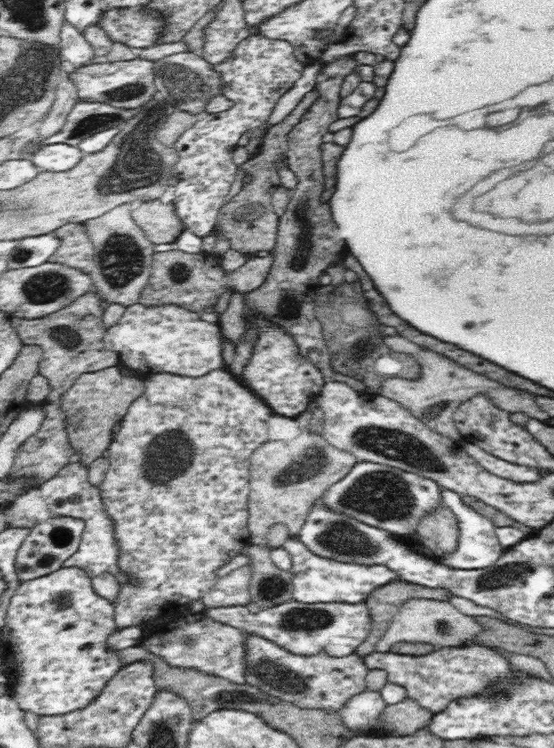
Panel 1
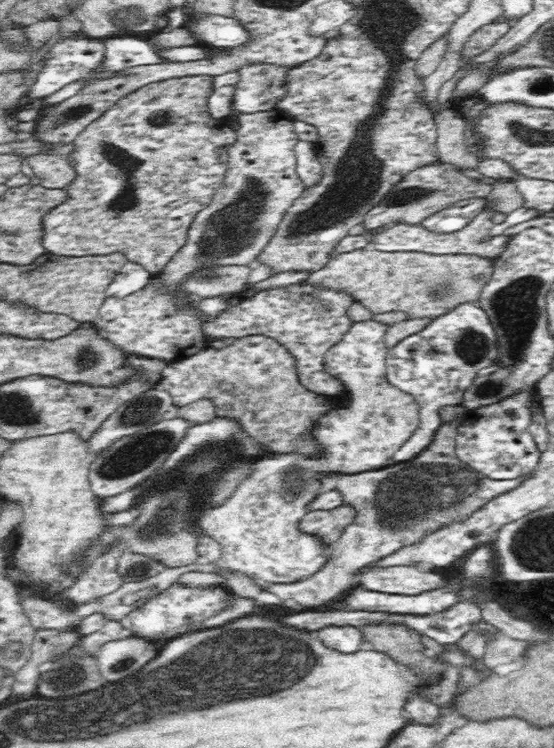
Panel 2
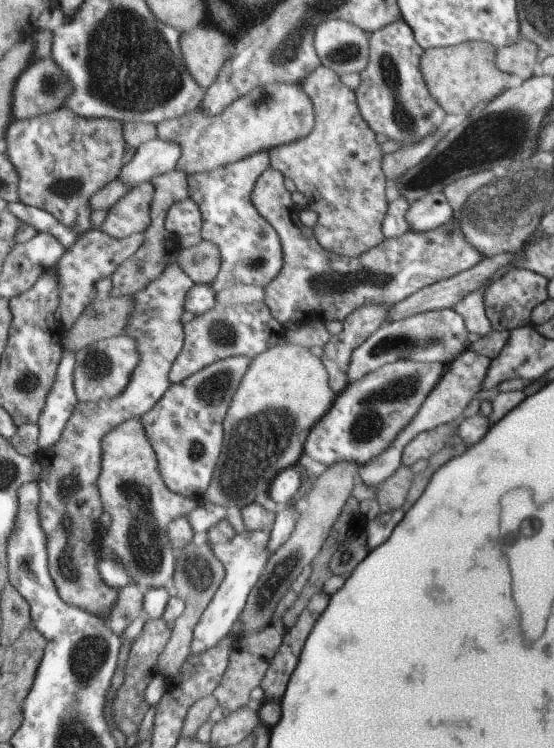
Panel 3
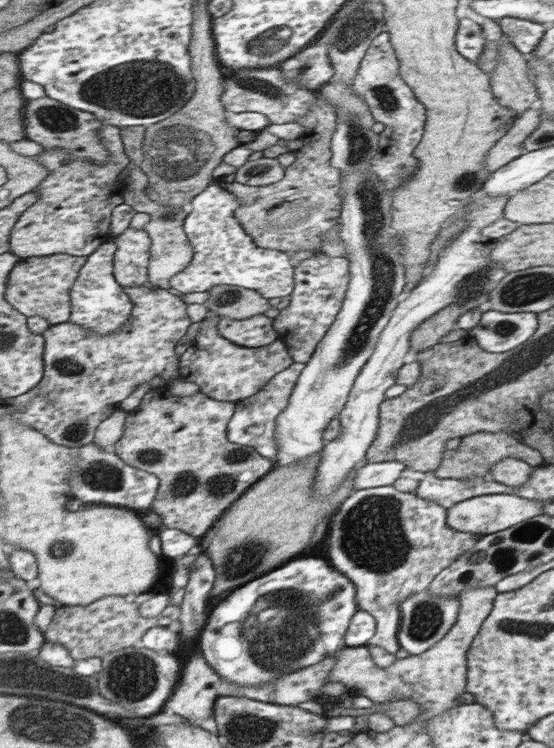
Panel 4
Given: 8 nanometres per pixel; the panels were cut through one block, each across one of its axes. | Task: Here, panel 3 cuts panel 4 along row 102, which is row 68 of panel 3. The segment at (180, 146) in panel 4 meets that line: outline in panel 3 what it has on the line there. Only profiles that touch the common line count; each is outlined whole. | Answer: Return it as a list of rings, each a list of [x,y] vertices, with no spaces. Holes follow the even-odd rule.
[[[199,26],[183,34],[183,58],[187,70],[195,76],[195,82],[203,86],[203,92],[215,84],[221,68],[225,66],[235,40],[229,40],[215,28]]]

